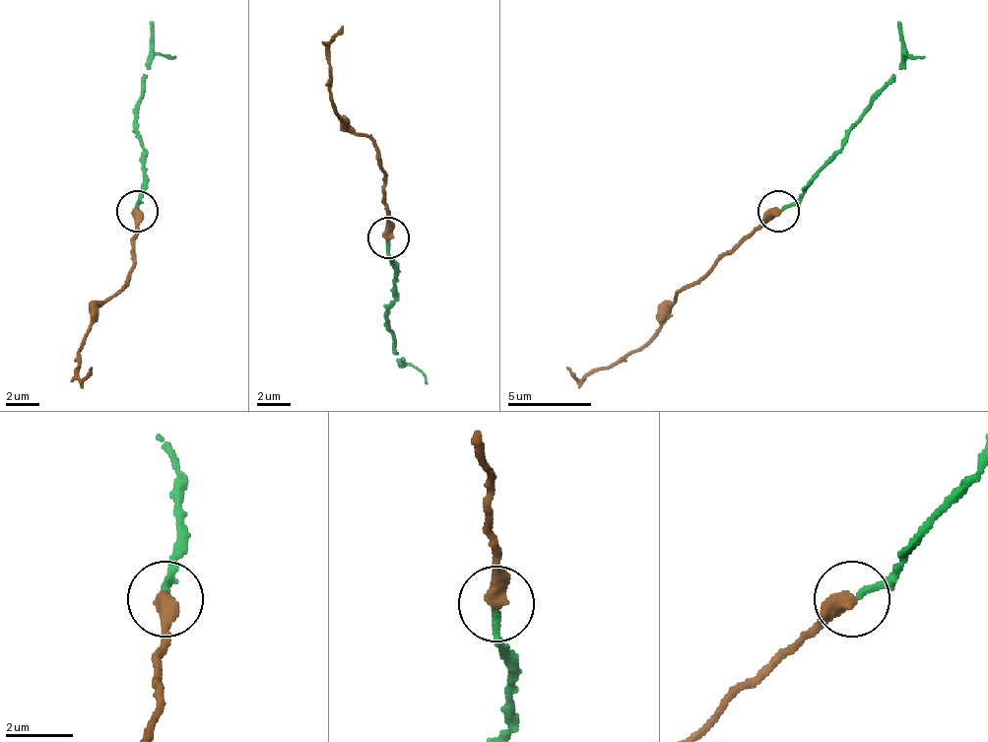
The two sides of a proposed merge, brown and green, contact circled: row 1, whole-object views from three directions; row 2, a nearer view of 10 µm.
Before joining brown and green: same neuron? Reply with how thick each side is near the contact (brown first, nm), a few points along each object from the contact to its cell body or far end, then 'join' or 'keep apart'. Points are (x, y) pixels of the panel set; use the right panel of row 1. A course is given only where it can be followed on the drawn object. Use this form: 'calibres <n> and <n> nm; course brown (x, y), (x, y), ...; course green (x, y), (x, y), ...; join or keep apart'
calibres 500 and 190 nm; course brown (779, 210), (700, 276), (676, 293), (659, 330), (633, 352), (579, 380), (567, 368); course green (779, 210), (838, 152), (871, 101), (896, 77), (896, 23); join

